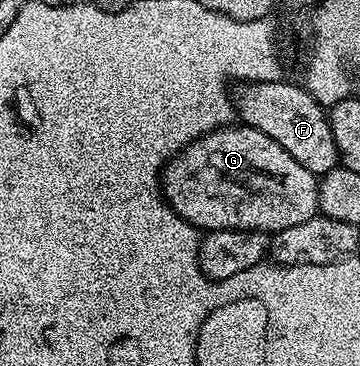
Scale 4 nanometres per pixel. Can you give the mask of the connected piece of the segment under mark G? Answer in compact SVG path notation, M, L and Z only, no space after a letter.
M226 126L218 128L215 132L206 132L204 136L193 141L180 152L176 153L165 165L160 173L161 190L165 197L165 201L169 203L169 207L177 216L183 217L189 224L194 224L198 230L205 232L214 232L215 230L243 230L244 232L267 232L275 233L287 230L291 226L299 226L299 222L307 222L313 216L318 215L318 177L313 175L311 170L307 170L303 166L299 166L299 162L295 162L295 158L291 158L291 154L287 154L287 150L283 150L283 146L279 146L279 142L275 142L271 138L267 138L267 134L263 134L254 128L246 128L244 126Z

